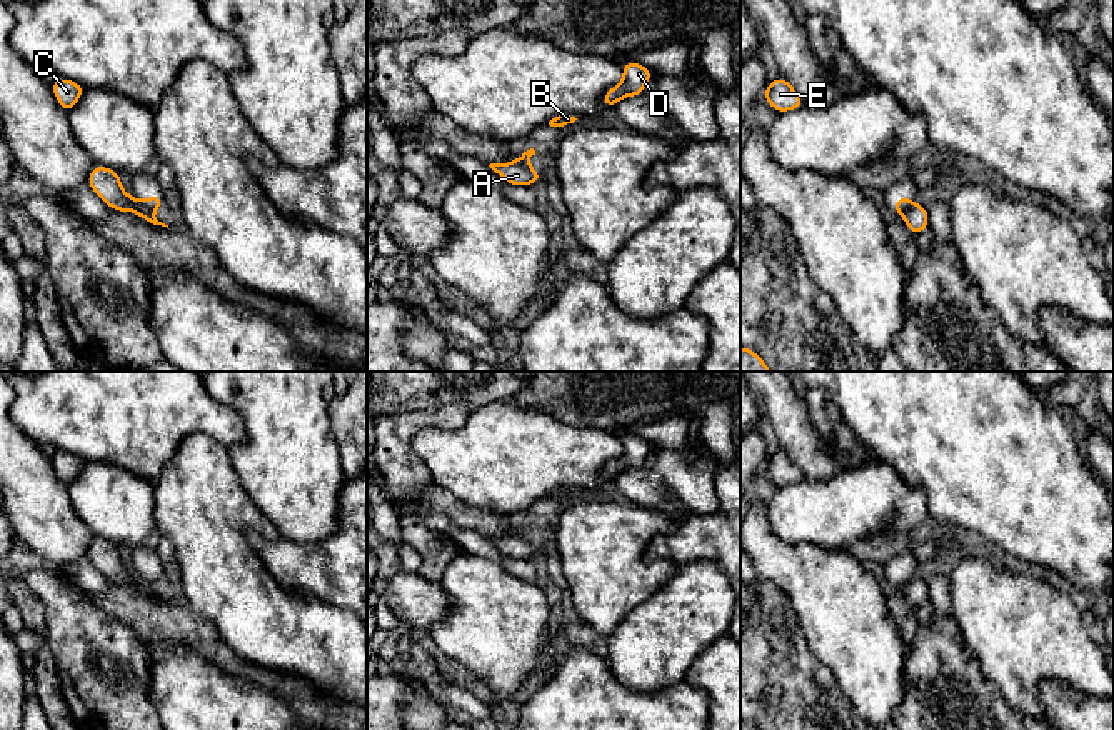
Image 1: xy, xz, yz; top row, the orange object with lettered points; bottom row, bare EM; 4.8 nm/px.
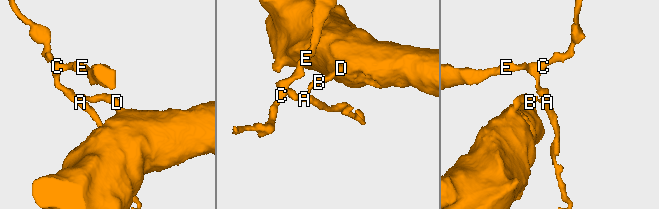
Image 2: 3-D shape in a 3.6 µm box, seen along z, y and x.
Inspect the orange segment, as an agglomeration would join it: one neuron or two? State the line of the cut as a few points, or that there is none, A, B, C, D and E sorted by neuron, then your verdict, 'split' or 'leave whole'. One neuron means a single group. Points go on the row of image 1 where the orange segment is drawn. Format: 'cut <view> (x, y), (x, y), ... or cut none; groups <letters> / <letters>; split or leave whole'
cut xy (137, 202), (154, 212); groups A C E / B D; split

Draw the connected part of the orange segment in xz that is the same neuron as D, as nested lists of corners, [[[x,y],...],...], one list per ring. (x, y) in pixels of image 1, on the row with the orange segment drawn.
[[[635,62],[622,63],[622,73],[624,73],[622,82],[604,93],[602,97],[604,108],[612,108],[617,102],[620,102],[625,97],[642,95],[645,85],[652,80],[654,75],[650,68]]]

